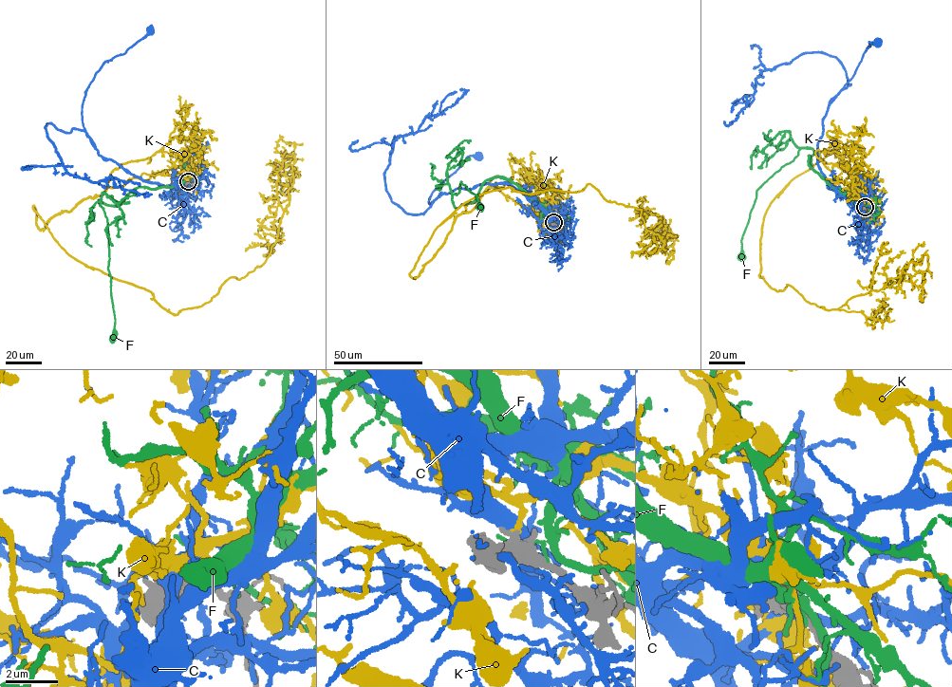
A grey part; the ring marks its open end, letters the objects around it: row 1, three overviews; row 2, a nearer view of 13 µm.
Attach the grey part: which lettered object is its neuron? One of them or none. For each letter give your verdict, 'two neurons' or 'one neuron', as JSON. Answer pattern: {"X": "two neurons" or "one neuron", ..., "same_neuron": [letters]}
{"C": "two neurons", "F": "two neurons", "K": "one neuron", "same_neuron": ["K"]}

